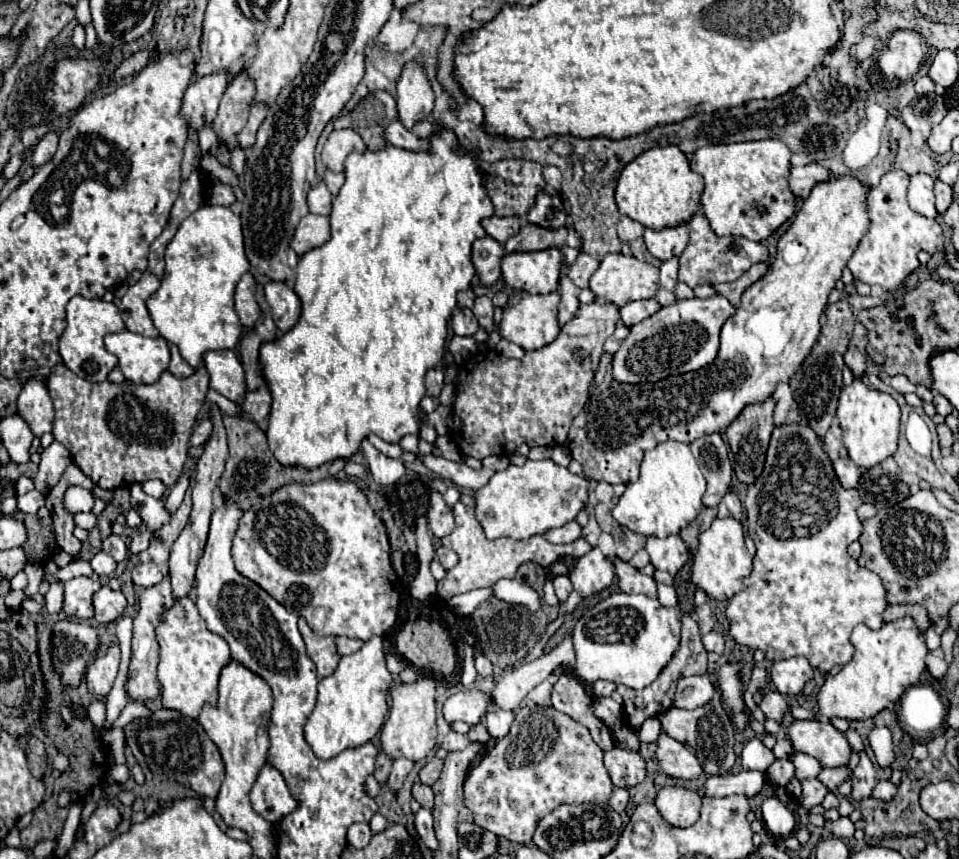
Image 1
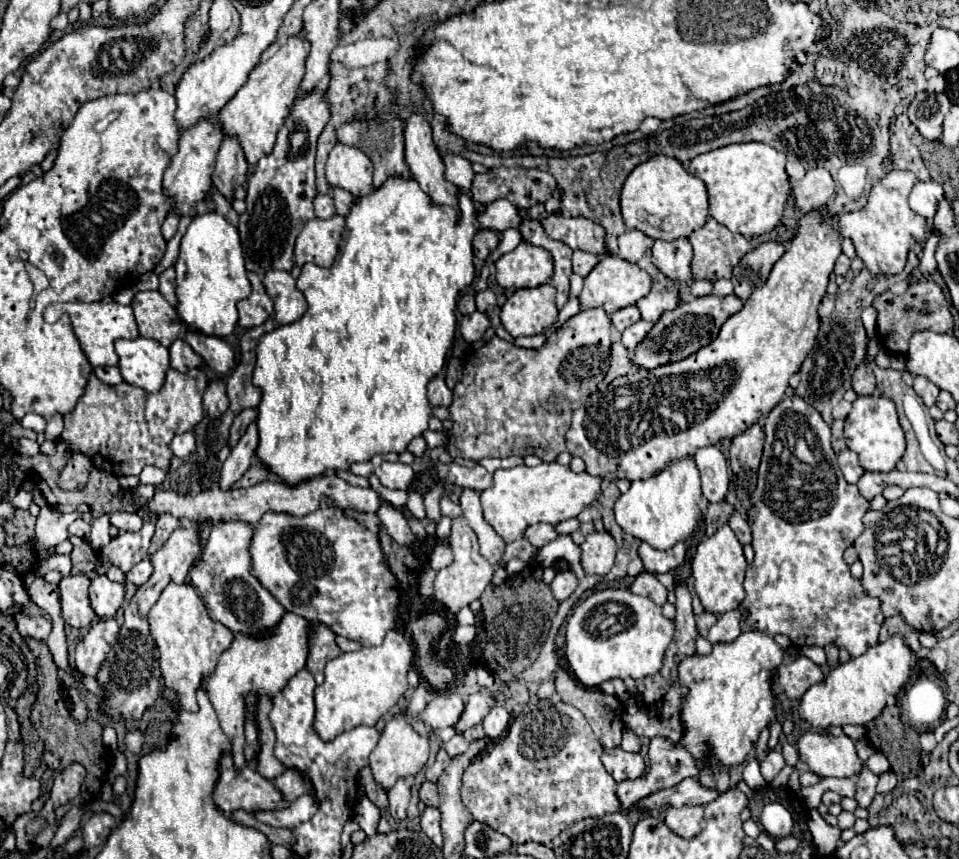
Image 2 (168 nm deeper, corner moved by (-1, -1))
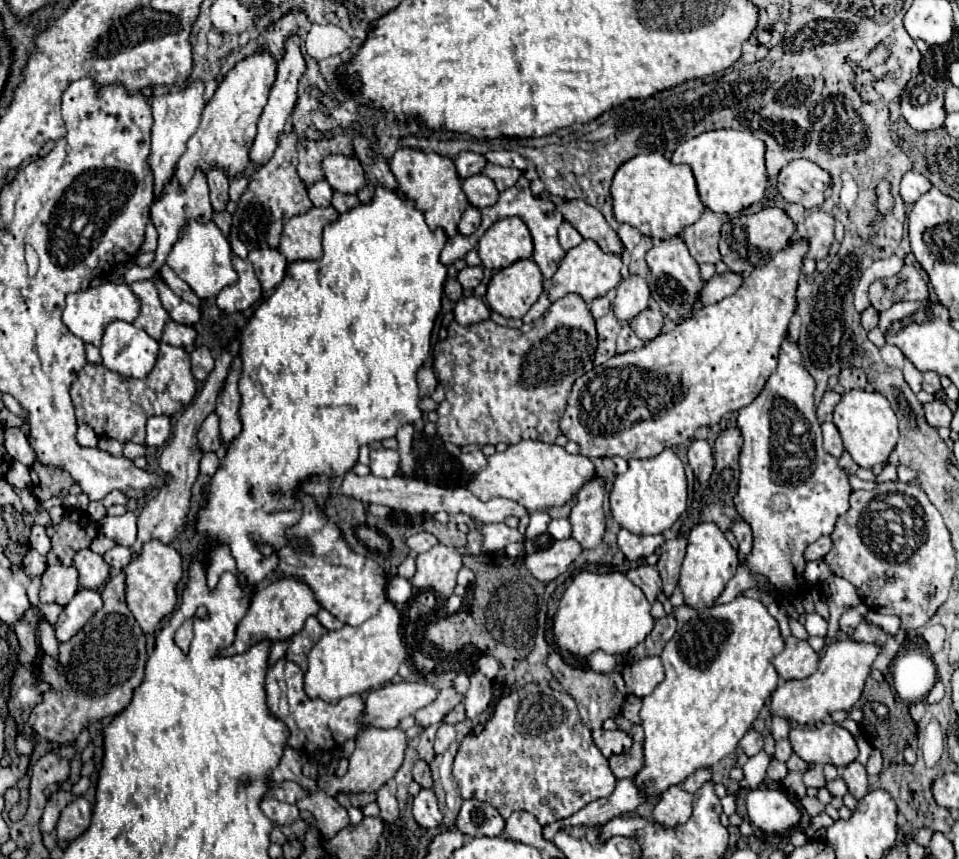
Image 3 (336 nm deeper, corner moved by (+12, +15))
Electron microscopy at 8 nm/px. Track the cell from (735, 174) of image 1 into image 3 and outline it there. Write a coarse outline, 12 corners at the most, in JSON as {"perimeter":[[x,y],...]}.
{"perimeter":[[710,130],[674,150],[712,212],[738,214],[768,186],[766,144]]}

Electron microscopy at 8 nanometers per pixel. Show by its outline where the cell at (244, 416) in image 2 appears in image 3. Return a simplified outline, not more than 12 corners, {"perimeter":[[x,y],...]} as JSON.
{"perimeter":[[210,414],[198,430],[202,452],[220,450],[220,420]]}

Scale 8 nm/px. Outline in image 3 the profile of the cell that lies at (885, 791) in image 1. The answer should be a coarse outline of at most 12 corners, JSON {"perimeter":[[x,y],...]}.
{"perimeter":[[872,750],[866,764],[868,776],[882,772],[880,750]]}

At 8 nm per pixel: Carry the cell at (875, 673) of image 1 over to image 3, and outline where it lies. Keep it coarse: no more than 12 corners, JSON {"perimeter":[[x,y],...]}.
{"perimeter":[[836,640],[818,670],[772,694],[772,714],[800,724],[850,710],[880,644]]}

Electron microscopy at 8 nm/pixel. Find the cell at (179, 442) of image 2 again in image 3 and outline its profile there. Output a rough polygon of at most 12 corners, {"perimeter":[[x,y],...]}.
{"perimeter":[[152,416],[146,444],[164,446],[170,438],[170,418]]}

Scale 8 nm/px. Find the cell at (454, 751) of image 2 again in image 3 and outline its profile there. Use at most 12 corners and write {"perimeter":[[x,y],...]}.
{"perimeter":[[442,722],[434,750],[436,754],[454,742],[456,738],[454,726]]}

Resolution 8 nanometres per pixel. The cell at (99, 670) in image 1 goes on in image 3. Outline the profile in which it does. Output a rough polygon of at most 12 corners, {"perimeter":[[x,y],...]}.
{"perimeter":[[80,590],[56,622],[56,638],[66,642],[102,608],[96,590]]}

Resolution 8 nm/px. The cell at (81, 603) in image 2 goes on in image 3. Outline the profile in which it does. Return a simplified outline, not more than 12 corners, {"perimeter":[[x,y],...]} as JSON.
{"perimeter":[[50,564],[40,602],[66,606],[76,592],[74,566]]}

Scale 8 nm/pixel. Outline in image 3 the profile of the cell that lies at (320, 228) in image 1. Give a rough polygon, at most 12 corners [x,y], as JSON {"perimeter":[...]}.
{"perimeter":[[332,206],[310,208],[284,224],[278,250],[288,262],[322,256]]}

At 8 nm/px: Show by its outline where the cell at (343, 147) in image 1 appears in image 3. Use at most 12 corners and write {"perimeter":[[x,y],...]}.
{"perimeter":[[330,154],[322,170],[330,186],[356,194],[364,170],[356,156]]}

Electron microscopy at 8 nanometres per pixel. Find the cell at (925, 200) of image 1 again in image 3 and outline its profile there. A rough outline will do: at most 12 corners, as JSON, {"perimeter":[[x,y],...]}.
{"perimeter":[[906,172],[900,196],[914,204],[932,188],[920,172]]}

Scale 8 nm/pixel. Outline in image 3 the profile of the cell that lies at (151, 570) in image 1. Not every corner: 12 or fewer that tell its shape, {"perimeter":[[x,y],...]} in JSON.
{"perimeter":[[114,546],[104,560],[122,570],[132,560],[132,548]]}

